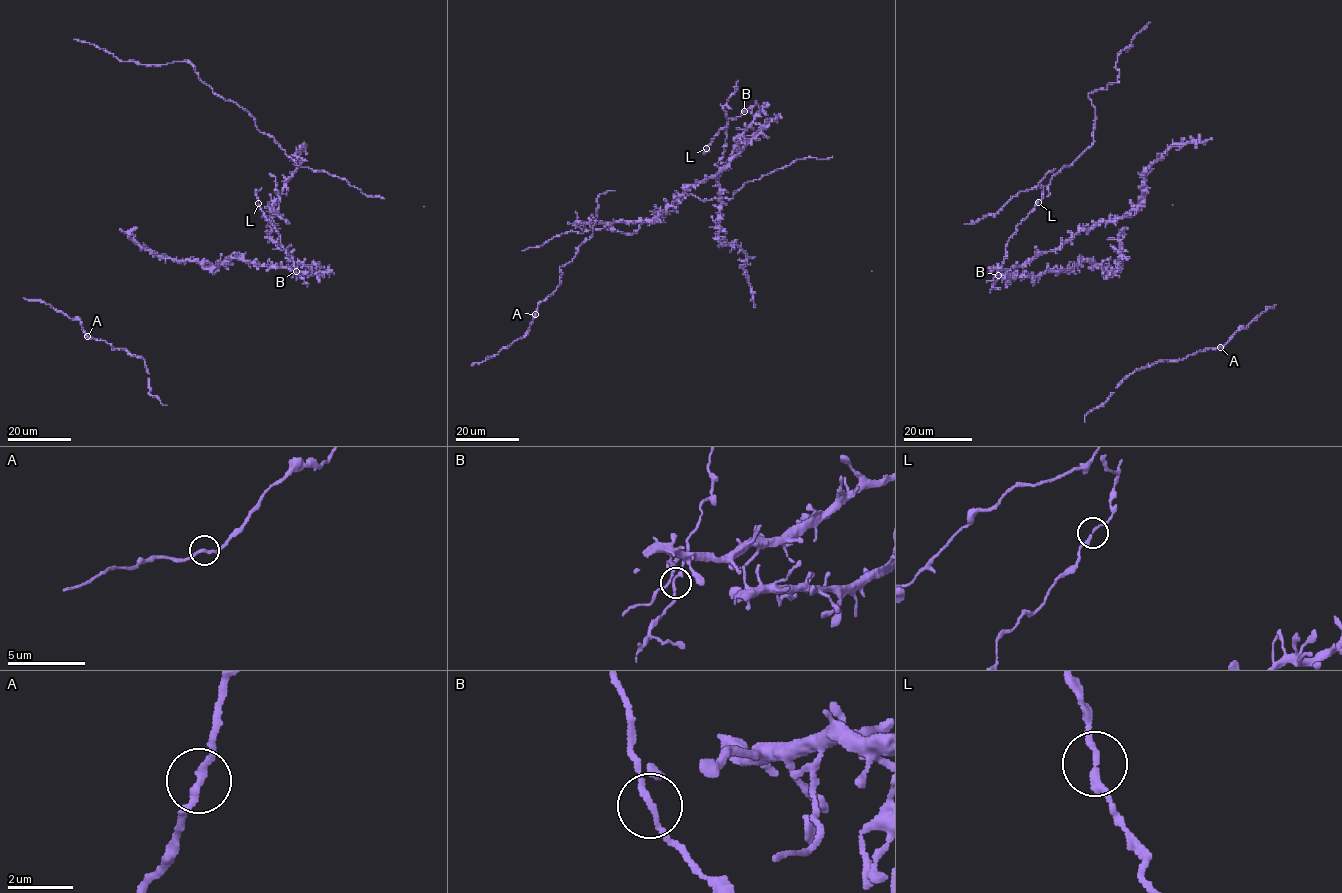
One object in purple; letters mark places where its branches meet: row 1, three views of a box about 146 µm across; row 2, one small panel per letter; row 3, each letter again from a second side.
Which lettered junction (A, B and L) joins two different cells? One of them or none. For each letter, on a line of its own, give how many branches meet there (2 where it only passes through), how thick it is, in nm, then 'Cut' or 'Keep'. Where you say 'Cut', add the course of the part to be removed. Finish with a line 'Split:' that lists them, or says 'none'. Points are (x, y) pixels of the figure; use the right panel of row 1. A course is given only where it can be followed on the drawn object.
A: Branches: 2. Thickness 190 nm. Keep
B: Branches: 2. Thickness 170 nm. Keep
L: Branches: 2. Thickness 200 nm. Keep
Split: none

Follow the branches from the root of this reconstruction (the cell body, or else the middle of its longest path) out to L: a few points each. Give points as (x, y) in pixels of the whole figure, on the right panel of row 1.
L: (1003, 270), (999, 269), (997, 275), (1008, 239), (1038, 202)

